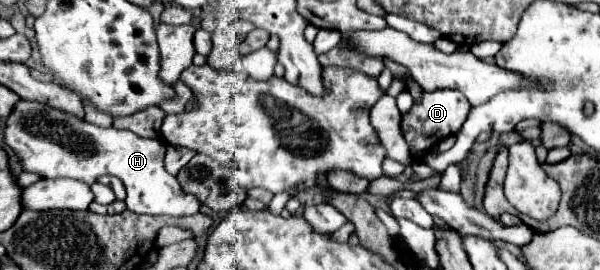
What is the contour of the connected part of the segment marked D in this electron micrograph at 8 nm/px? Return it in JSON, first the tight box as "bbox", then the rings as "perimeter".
{"bbox":[400,90,471,158],"perimeter":[[[459,90],[422,92],[422,98],[412,104],[410,112],[400,114],[400,132],[408,142],[412,158],[424,158],[440,140],[454,136],[466,120],[471,104]]]}

